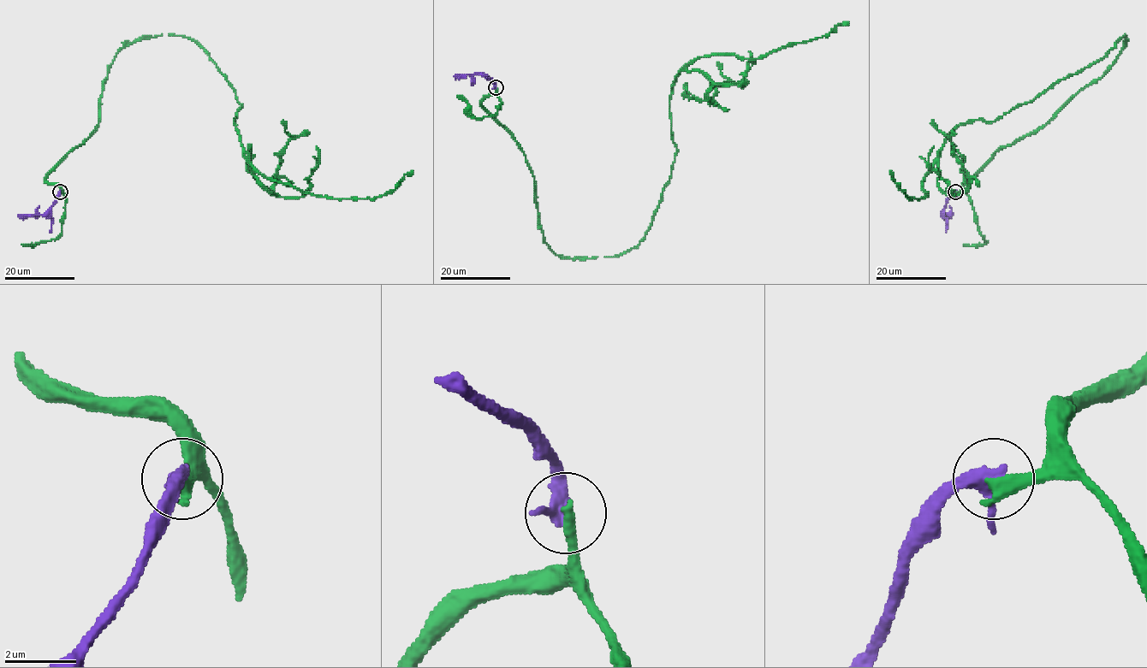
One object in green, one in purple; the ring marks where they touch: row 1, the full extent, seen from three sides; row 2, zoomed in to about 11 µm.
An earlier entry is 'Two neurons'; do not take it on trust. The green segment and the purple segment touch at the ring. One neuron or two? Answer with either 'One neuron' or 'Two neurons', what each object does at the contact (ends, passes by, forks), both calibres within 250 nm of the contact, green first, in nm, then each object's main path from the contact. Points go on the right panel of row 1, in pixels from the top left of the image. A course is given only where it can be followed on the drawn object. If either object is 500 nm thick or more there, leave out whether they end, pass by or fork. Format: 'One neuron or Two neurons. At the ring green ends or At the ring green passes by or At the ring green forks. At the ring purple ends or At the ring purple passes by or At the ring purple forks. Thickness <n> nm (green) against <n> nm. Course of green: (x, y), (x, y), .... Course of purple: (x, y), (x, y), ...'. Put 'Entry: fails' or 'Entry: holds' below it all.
Two neurons. At the ring green ends. At the ring purple passes by. Thickness 400 nm (green) against 400 nm. Course of green: (956, 191), (1096, 82), (1126, 35), (1030, 102), (959, 125), (923, 180), (924, 198), (906, 196), (890, 171). Course of purple: (956, 191), (947, 200), (941, 214), (943, 215)
Entry: holds

